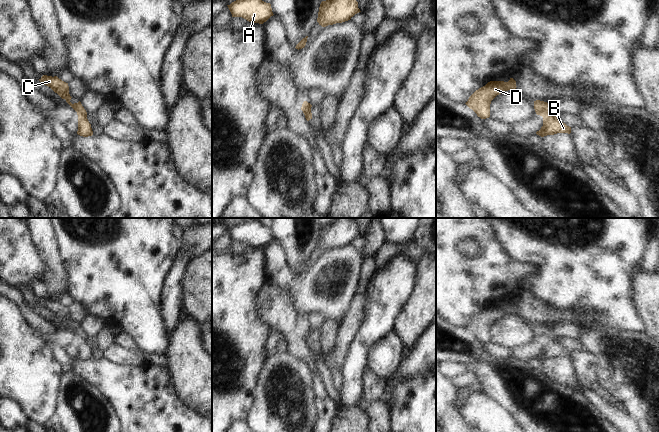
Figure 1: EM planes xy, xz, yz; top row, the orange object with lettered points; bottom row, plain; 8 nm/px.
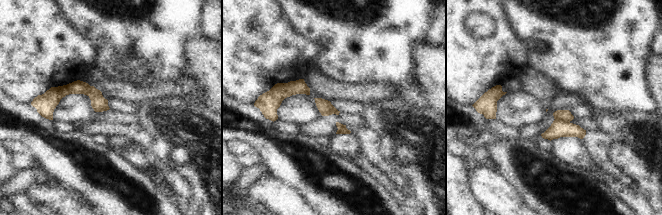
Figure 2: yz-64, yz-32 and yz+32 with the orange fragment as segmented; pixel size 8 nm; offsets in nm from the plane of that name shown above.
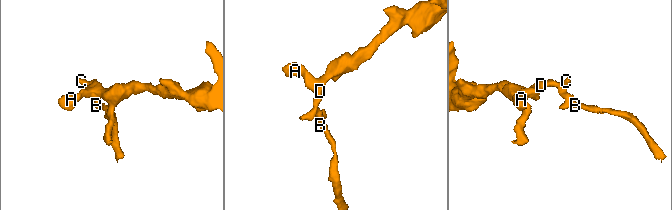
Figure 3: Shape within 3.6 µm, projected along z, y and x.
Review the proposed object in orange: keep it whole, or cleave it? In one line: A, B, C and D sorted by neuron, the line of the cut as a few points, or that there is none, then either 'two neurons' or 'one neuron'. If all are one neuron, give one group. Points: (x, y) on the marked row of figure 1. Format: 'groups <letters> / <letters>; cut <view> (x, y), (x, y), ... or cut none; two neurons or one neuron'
groups A C D / B; cut yz (543, 116), (556, 118); two neurons

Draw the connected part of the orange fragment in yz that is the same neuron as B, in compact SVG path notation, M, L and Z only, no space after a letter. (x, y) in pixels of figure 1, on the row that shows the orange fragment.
M543 117L543 126L539 131L536 132L537 135L544 137L547 135L554 135L557 133L571 133L571 127L567 126L558 118L550 119L548 117Z

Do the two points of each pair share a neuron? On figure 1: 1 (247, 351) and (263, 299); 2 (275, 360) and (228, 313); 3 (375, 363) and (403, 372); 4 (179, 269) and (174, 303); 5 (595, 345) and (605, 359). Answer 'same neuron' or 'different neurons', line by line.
1: different neurons
2: different neurons
3: different neurons
4: same neuron
5: same neuron

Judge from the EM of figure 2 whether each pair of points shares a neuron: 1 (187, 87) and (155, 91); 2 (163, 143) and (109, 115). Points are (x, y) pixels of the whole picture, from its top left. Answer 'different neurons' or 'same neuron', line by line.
1: same neuron
2: different neurons

